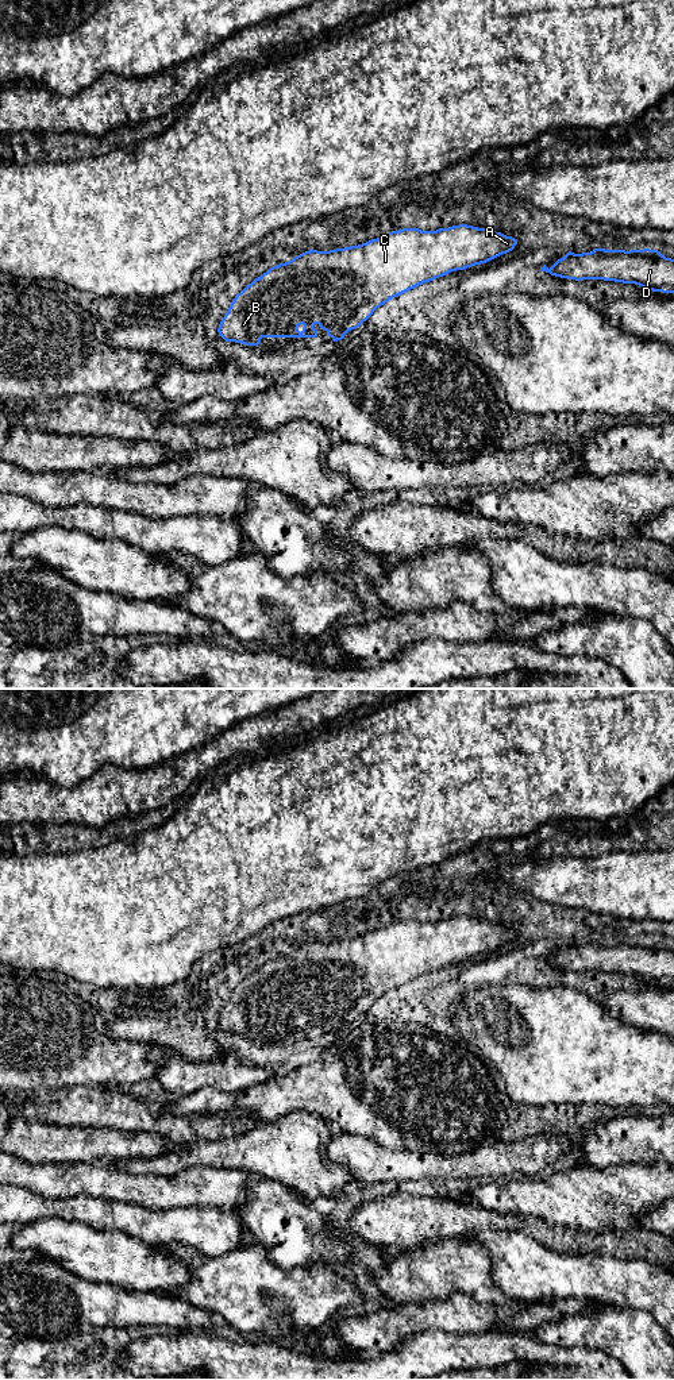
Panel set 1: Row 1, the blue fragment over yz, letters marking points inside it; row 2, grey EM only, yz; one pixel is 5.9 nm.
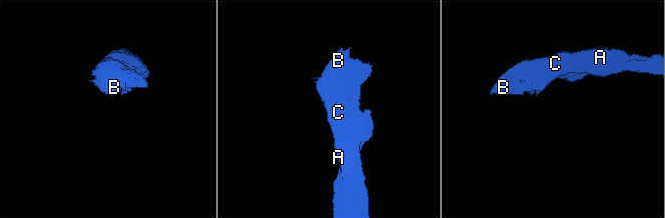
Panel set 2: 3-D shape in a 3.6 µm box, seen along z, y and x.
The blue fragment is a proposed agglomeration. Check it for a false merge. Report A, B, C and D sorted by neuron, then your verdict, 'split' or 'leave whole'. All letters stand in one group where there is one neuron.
groups A B C D; leave whole

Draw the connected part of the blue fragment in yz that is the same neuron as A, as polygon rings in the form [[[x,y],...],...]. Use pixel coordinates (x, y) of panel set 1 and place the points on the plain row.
[[[459,915],[436,922],[403,920],[358,937],[330,943],[309,941],[289,953],[270,959],[238,984],[220,1013],[217,1024],[226,1033],[258,1037],[262,1029],[316,1029],[317,1022],[313,1017],[319,1015],[334,1033],[338,1033],[393,988],[451,963],[486,955],[512,943],[516,936],[517,930],[501,924]]]

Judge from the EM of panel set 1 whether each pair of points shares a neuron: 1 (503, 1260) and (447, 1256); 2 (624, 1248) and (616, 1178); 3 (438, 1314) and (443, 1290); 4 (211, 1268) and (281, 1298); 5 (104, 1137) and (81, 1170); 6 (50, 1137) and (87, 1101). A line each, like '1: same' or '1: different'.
1: different
2: different
3: different
4: same
5: different
6: different

